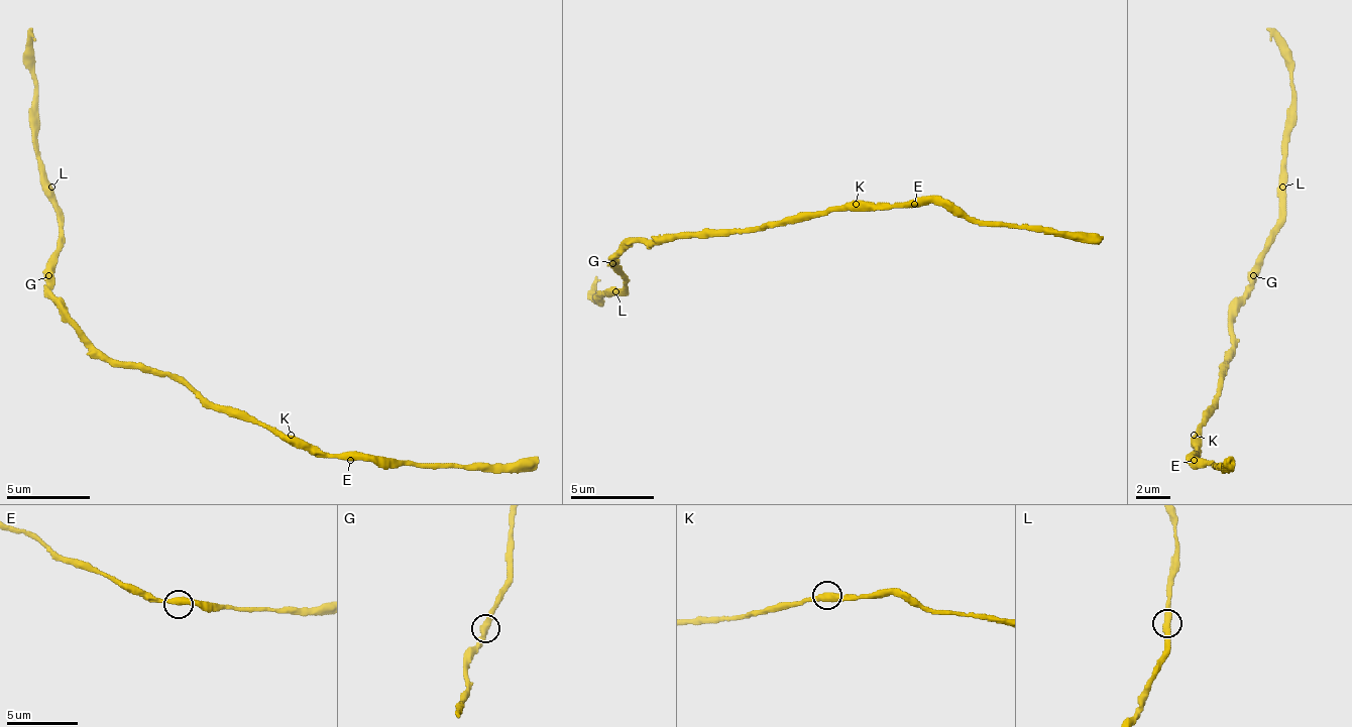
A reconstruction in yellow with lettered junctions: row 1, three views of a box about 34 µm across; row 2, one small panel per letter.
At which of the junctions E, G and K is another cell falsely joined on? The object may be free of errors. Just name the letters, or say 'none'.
none

